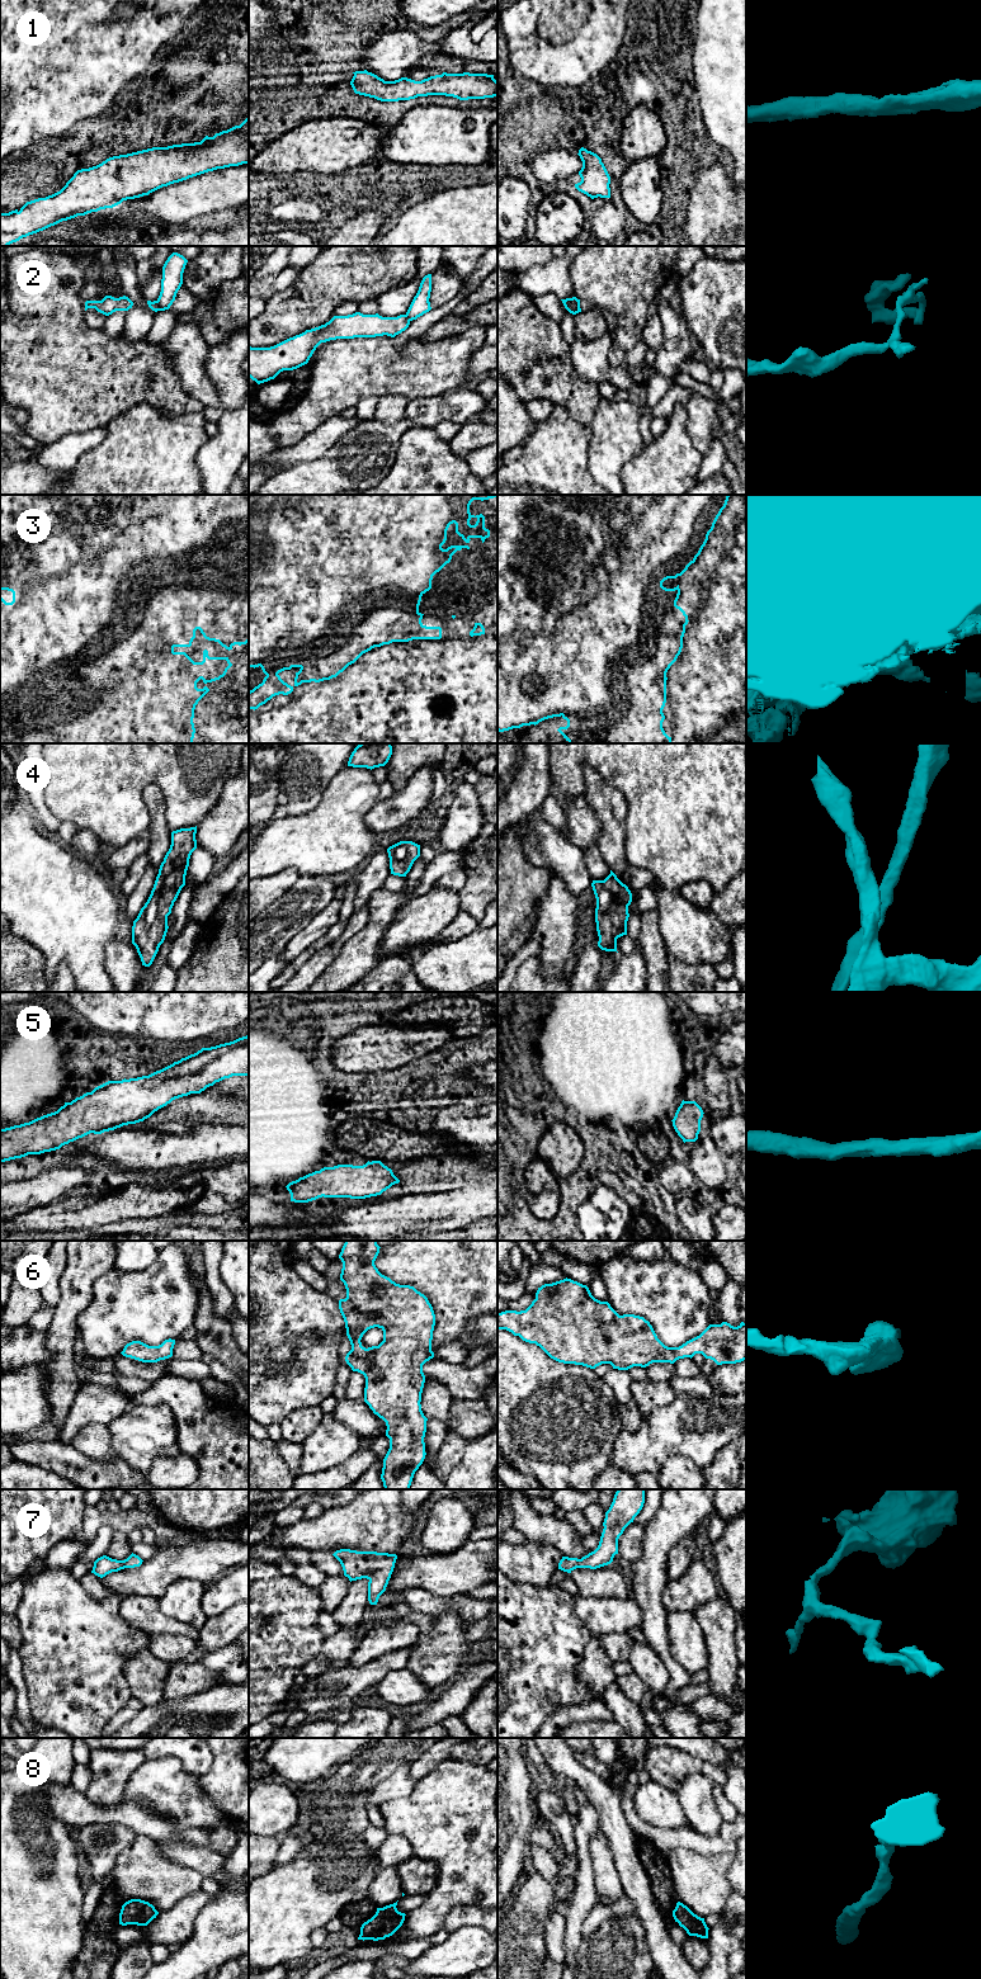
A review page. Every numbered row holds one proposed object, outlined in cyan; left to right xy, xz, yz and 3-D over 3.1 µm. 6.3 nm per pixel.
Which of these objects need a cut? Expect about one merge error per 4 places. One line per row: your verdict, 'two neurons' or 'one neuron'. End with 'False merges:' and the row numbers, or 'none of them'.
1: one neuron
2: two neurons
3: two neurons
4: one neuron
5: one neuron
6: one neuron
7: one neuron
8: one neuron
False merges: 2, 3

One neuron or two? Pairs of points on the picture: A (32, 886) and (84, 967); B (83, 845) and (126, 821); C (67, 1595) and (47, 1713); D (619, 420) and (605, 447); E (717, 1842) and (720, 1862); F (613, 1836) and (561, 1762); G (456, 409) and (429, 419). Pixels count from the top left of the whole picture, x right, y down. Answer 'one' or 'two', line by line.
A: one
B: two
C: one
D: one
E: two
F: one
G: one

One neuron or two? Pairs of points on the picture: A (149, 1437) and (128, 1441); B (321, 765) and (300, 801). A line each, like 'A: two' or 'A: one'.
A: one
B: one

